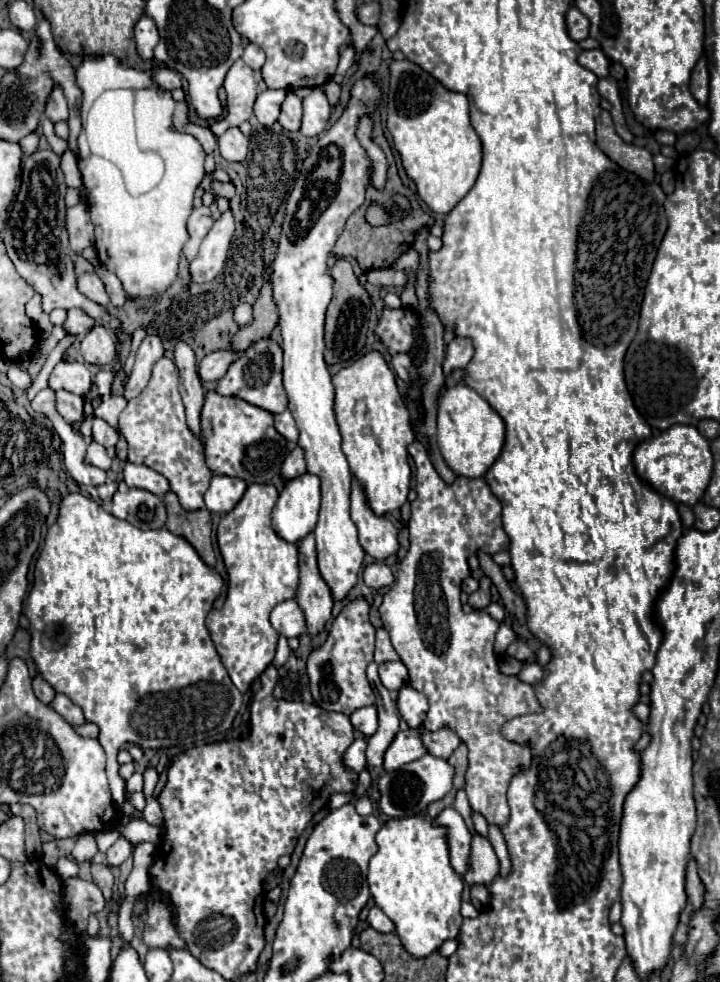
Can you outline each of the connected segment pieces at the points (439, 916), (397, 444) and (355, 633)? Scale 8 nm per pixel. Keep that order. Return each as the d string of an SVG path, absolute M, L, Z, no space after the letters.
M422 816L394 818L380 828L380 832L376 834L376 842L378 842L378 852L368 866L370 894L376 906L394 922L394 934L400 938L400 944L404 946L404 950L412 958L426 958L434 950L438 950L442 942L456 938L456 932L460 930L460 924L462 924L460 898L462 898L464 882L450 866L446 832L444 828L432 826L430 820Z
M370 352L356 360L354 364L342 368L334 378L332 378L334 390L336 390L336 400L334 400L334 410L336 410L336 420L338 428L342 434L342 452L346 454L350 462L352 476L356 482L362 486L366 502L370 510L376 516L384 516L396 508L400 508L406 502L408 490L410 490L410 464L408 464L408 444L414 442L410 420L408 420L408 410L398 394L394 372L386 364L380 352Z
M364 598L352 600L344 606L344 610L332 622L328 640L324 646L314 650L308 658L308 676L310 676L310 692L314 704L322 710L352 714L356 708L374 704L376 696L366 678L366 666L374 658L374 626L368 620L370 604Z

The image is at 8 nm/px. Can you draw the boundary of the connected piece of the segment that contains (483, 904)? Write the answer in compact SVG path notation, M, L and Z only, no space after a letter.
M472 886L470 888L470 902L482 912L482 910L486 910L488 908L488 904L490 904L490 896L488 896L488 890L484 888L484 886Z

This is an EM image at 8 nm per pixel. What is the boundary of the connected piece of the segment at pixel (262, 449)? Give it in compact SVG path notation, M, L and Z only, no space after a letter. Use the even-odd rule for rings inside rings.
M208 392L202 408L202 432L206 464L214 474L236 476L248 484L272 484L280 474L286 438L274 428L274 416L268 410L234 396Z

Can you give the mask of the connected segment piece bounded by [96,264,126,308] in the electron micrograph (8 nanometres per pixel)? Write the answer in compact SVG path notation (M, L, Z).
M96 266L96 274L102 278L104 286L106 286L106 294L110 298L110 304L114 308L120 308L124 302L126 302L126 296L124 296L124 288L120 284L120 280L116 276L112 276L112 272L108 272L104 266Z

